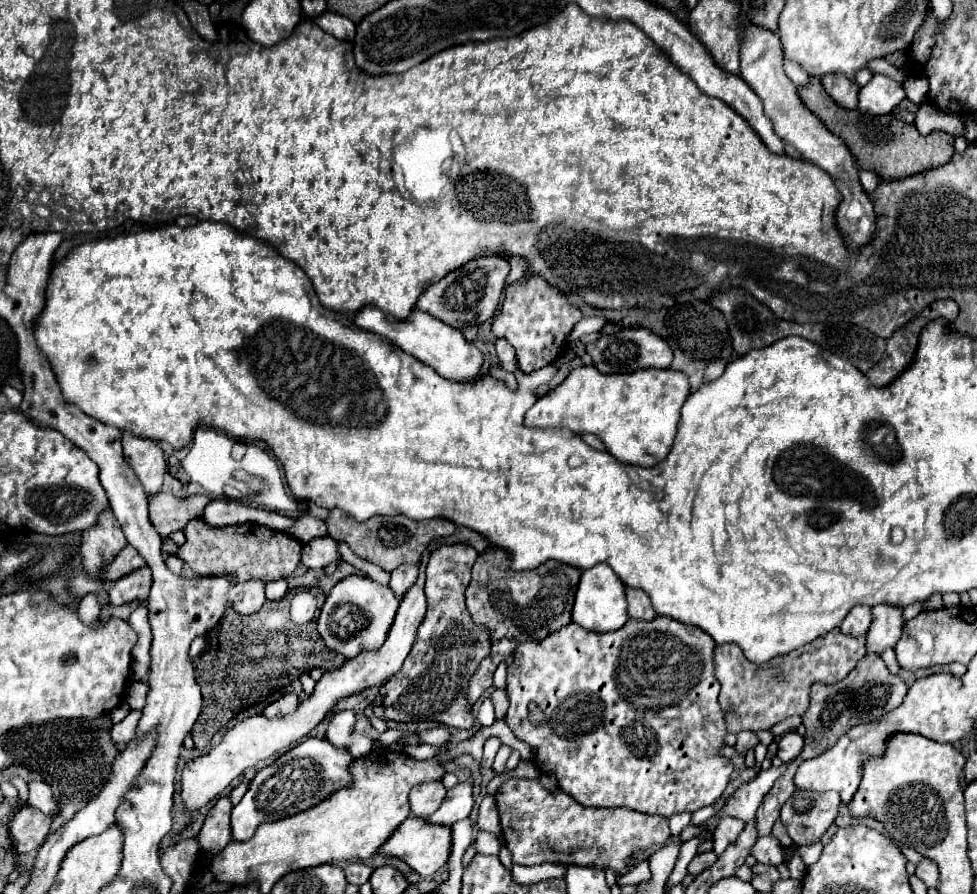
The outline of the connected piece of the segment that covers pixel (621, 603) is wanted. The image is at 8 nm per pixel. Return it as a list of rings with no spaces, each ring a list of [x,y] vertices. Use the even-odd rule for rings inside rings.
[[[597,564],[581,574],[579,590],[573,606],[573,622],[591,630],[591,632],[613,632],[619,630],[627,622],[627,598],[625,584],[607,564]]]

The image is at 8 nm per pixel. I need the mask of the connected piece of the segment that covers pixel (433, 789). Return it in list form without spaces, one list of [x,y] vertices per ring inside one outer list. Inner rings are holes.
[[[423,782],[415,786],[409,792],[409,804],[411,804],[411,814],[425,818],[431,816],[443,802],[447,790],[441,782]]]

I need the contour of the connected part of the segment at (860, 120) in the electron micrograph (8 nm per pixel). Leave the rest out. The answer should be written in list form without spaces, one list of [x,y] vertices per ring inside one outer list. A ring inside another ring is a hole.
[[[811,76],[809,82],[803,88],[799,88],[799,98],[805,104],[805,108],[811,110],[825,124],[825,128],[831,134],[837,134],[847,144],[847,148],[855,156],[859,168],[871,170],[883,180],[899,180],[899,178],[941,166],[953,156],[953,138],[951,138],[951,134],[947,134],[943,130],[933,130],[931,134],[921,136],[913,124],[897,124],[897,128],[893,128],[895,140],[873,140],[873,118],[865,116],[865,114],[859,116],[857,108],[847,110],[847,108],[839,106],[825,92],[821,78],[817,78],[817,76]],[[935,150],[937,150],[937,154],[935,154]]]

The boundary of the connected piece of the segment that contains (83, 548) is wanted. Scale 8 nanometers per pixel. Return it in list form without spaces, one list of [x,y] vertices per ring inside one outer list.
[[[111,510],[99,516],[99,524],[89,528],[81,536],[79,554],[83,560],[83,568],[91,572],[91,580],[105,584],[103,570],[115,560],[115,556],[127,546],[127,538],[121,530],[121,524],[113,516]]]

